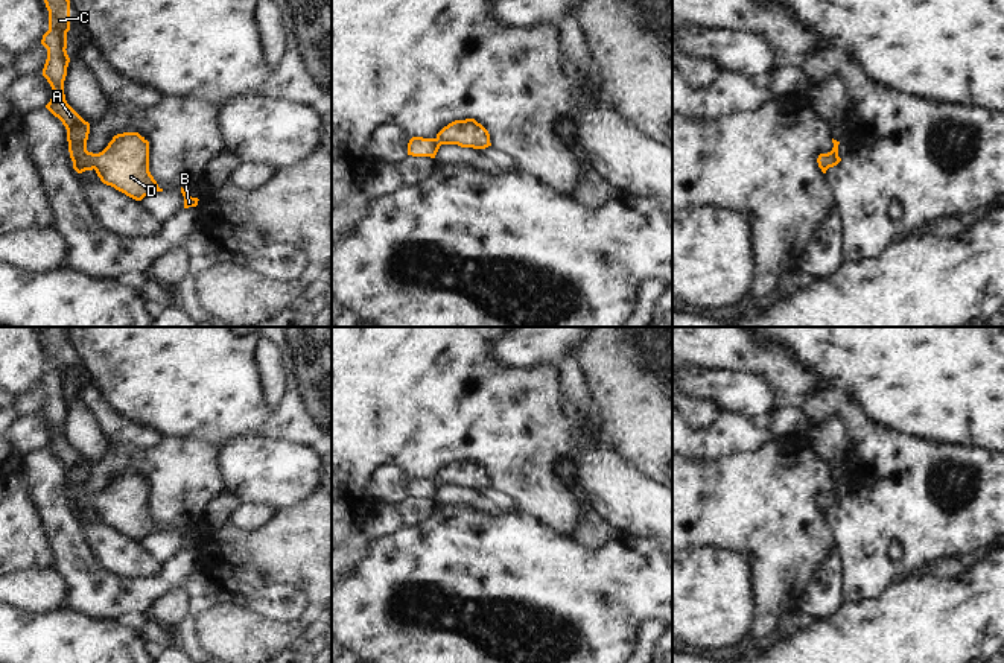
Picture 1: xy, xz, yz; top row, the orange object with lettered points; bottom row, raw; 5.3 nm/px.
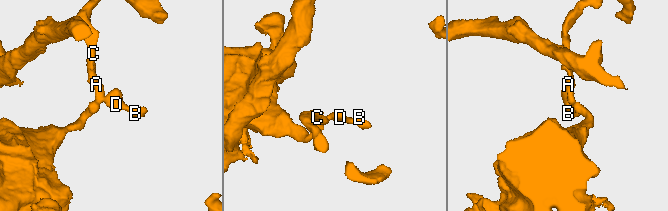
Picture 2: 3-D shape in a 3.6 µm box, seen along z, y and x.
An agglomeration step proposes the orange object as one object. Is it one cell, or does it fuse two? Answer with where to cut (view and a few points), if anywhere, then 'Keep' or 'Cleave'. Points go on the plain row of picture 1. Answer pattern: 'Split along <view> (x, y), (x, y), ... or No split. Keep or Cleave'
No split. Keep

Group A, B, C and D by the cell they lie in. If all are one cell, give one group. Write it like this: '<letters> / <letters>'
A B C D

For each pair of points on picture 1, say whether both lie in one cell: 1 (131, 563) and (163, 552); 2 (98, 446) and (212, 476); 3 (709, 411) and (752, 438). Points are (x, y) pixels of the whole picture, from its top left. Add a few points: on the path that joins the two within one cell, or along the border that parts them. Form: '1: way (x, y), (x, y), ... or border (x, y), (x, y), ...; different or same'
1: border (139, 542), (163, 563); different
2: border (111, 446), (90, 466); different
3: border (720, 411), (709, 425), (700, 428), (688, 420); different

